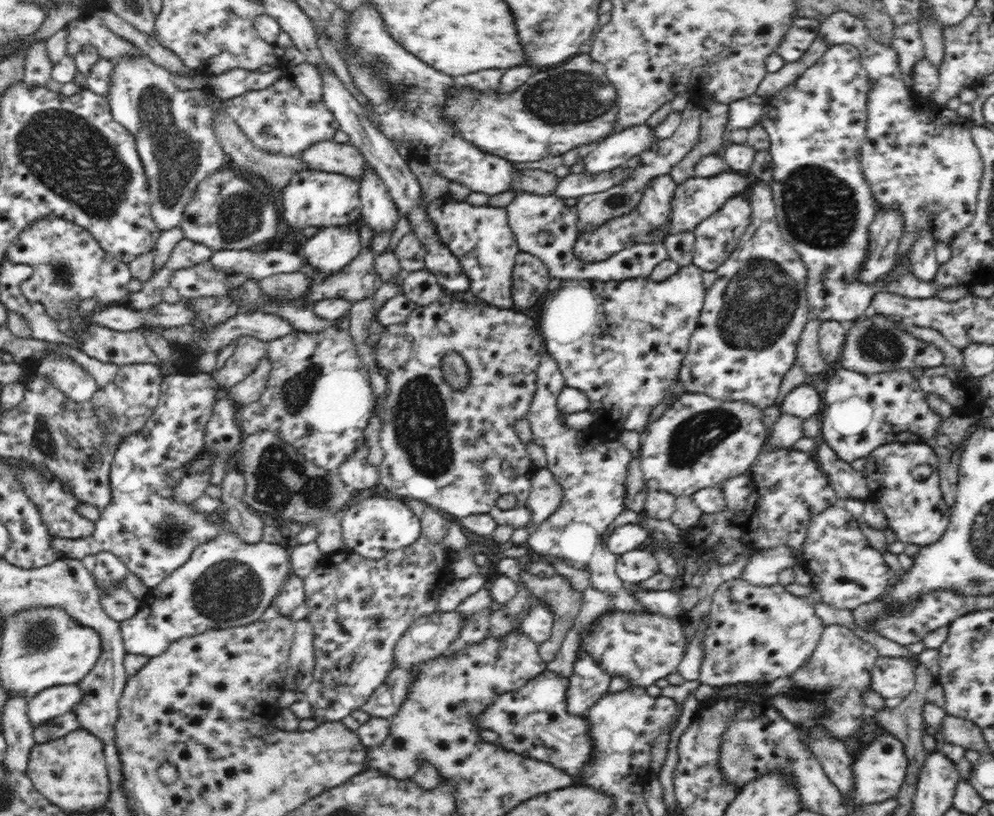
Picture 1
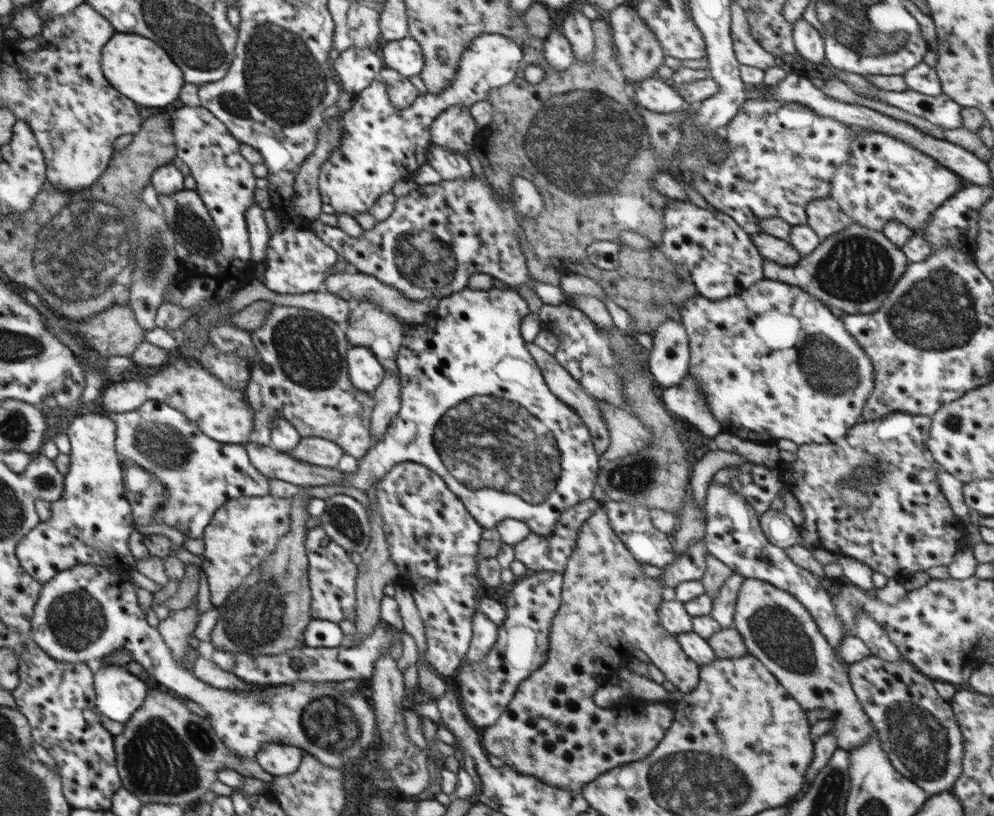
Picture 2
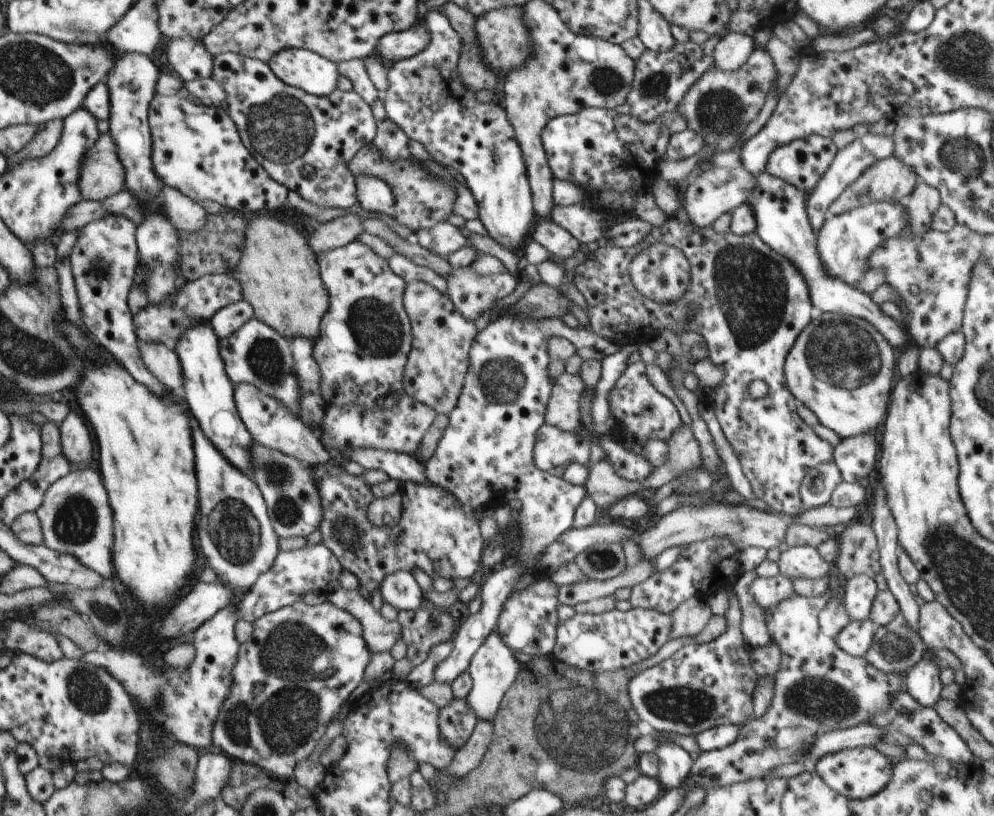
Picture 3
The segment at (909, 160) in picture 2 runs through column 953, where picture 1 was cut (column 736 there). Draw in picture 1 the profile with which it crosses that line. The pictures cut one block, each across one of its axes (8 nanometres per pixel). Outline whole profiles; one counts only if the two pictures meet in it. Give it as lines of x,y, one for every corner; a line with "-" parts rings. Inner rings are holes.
732,170
724,171
706,178
690,177
688,180
677,185
672,196
672,222
668,230
662,230
660,235
676,234
679,232
693,232
693,228
699,225
705,218
718,212
725,202
732,196
746,195
748,188
756,182
754,177
746,172
736,172

